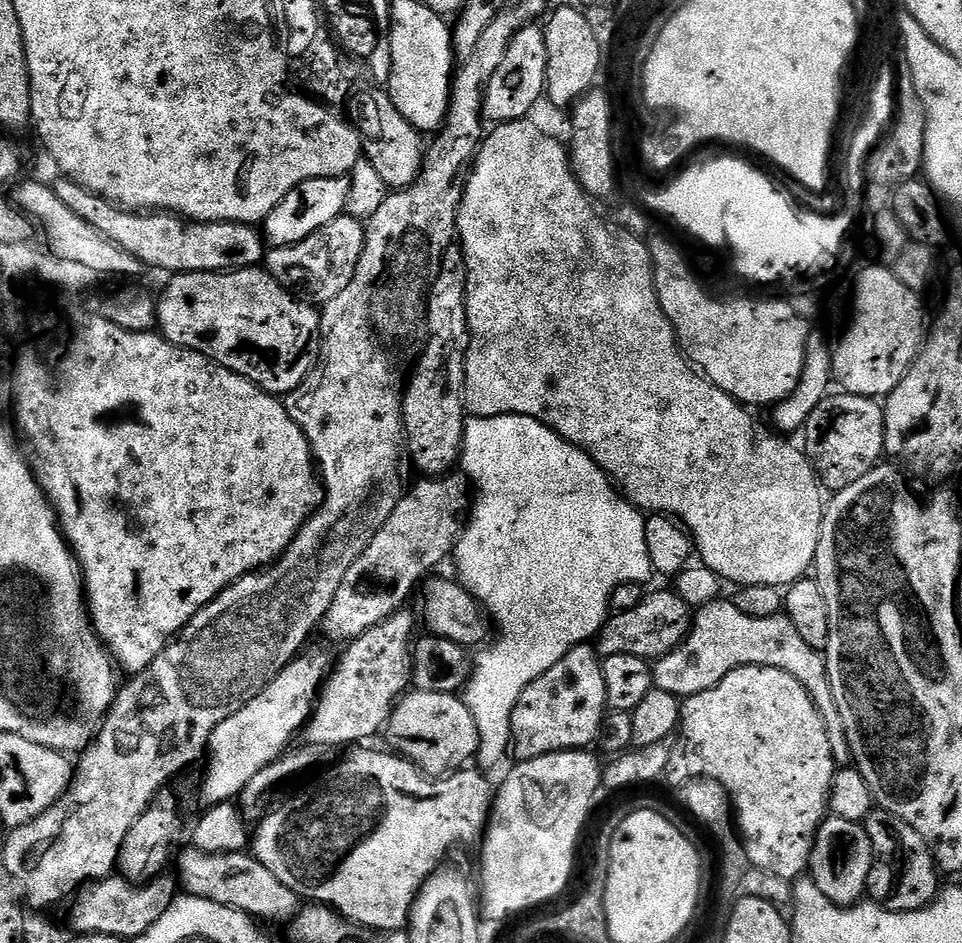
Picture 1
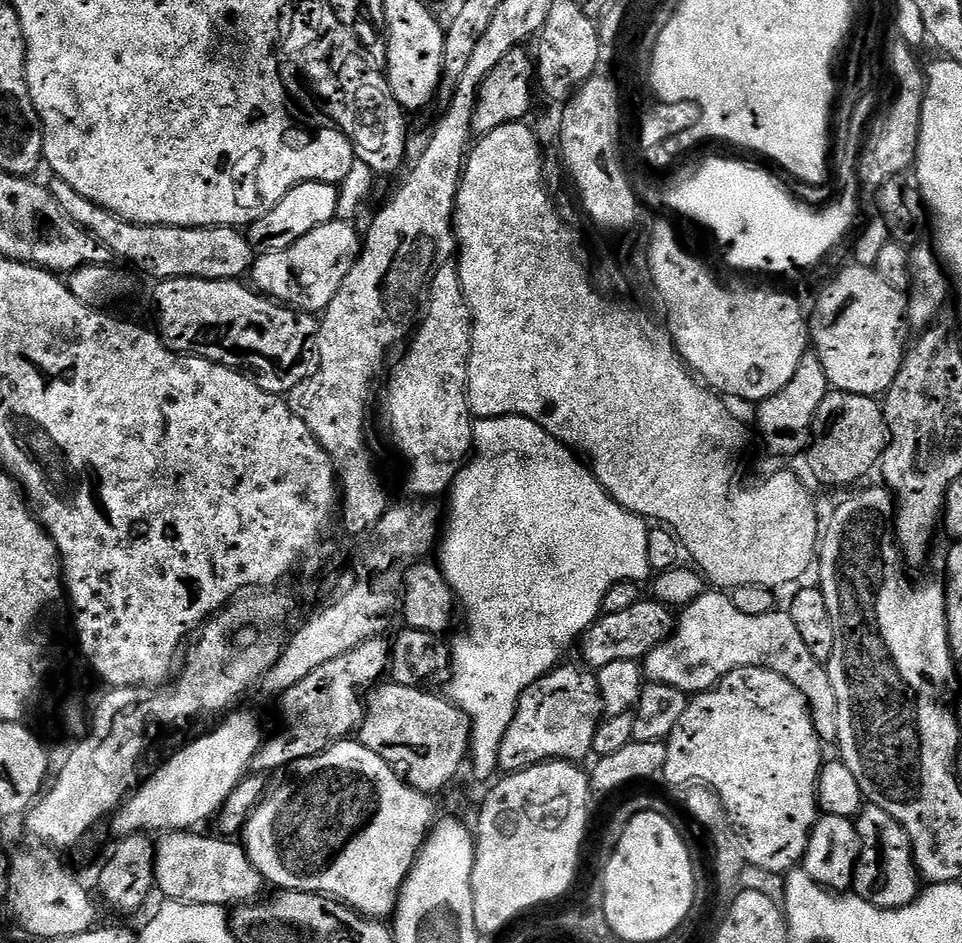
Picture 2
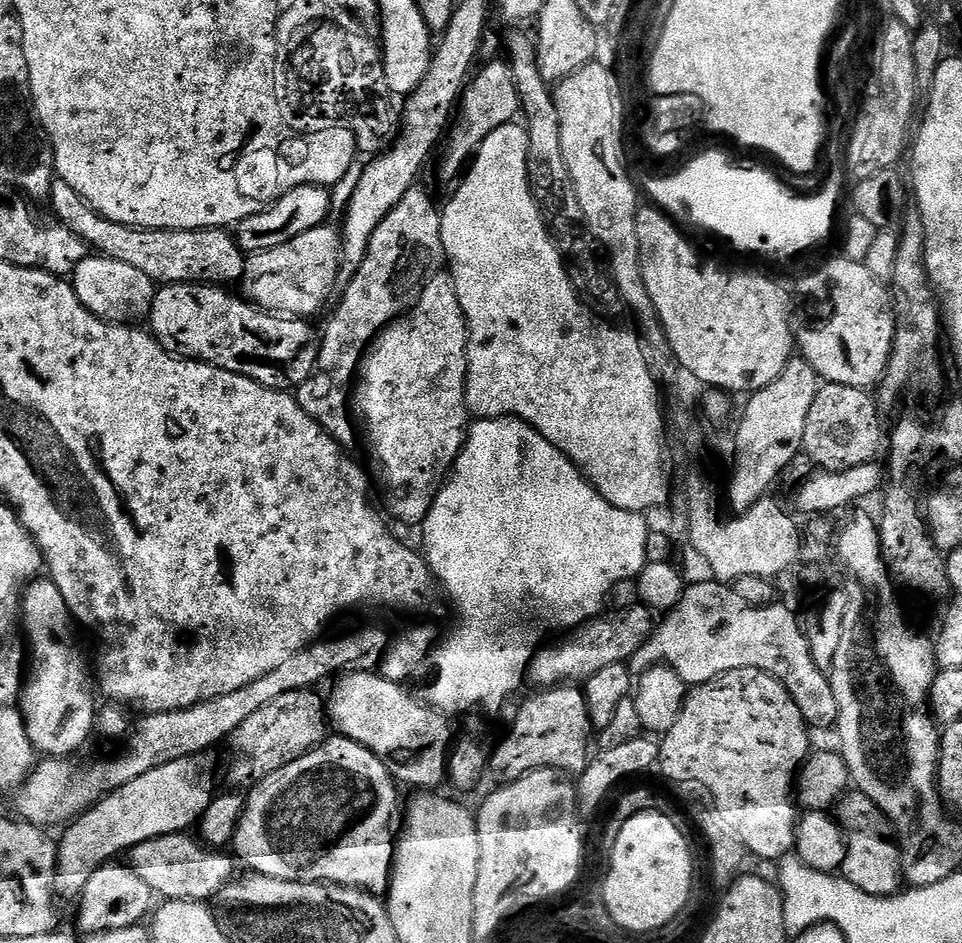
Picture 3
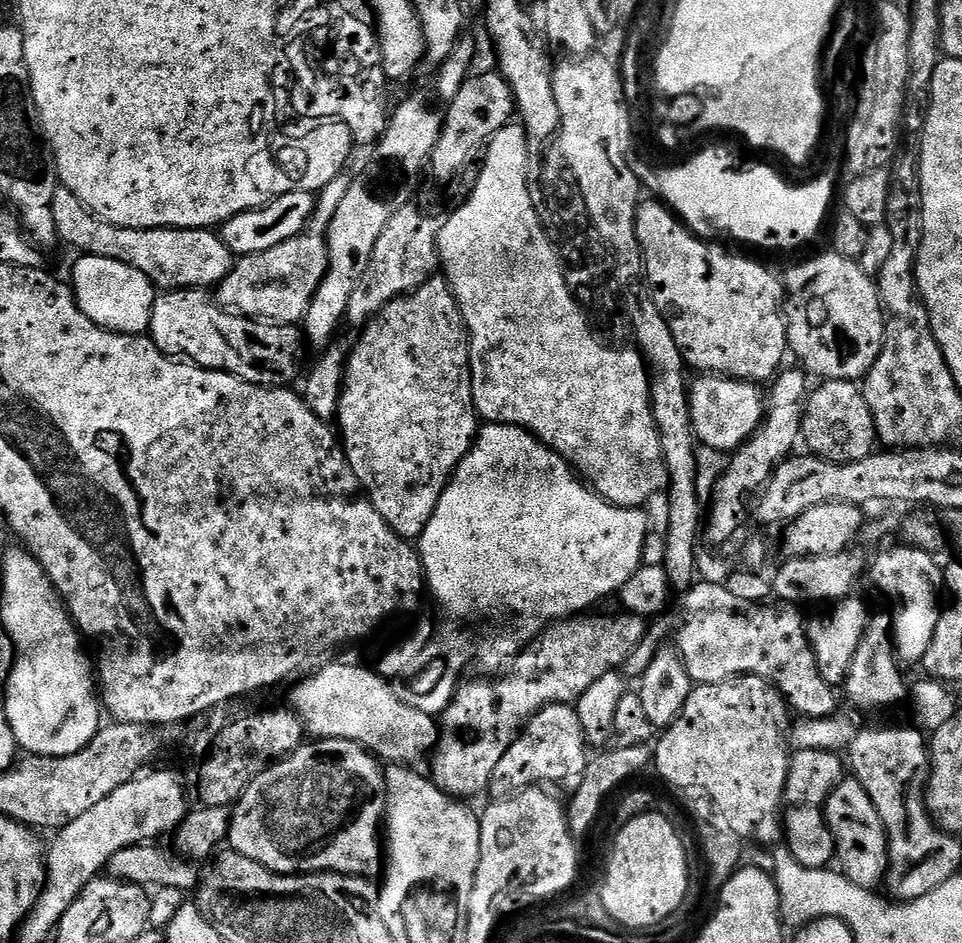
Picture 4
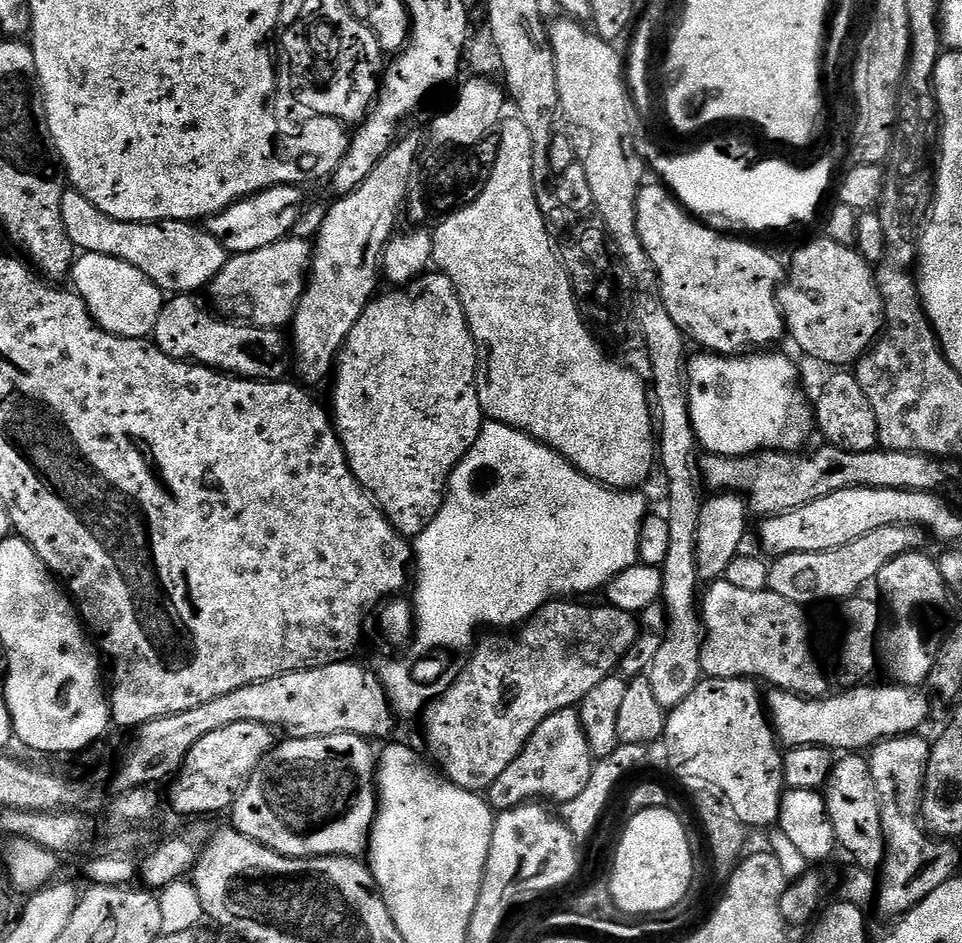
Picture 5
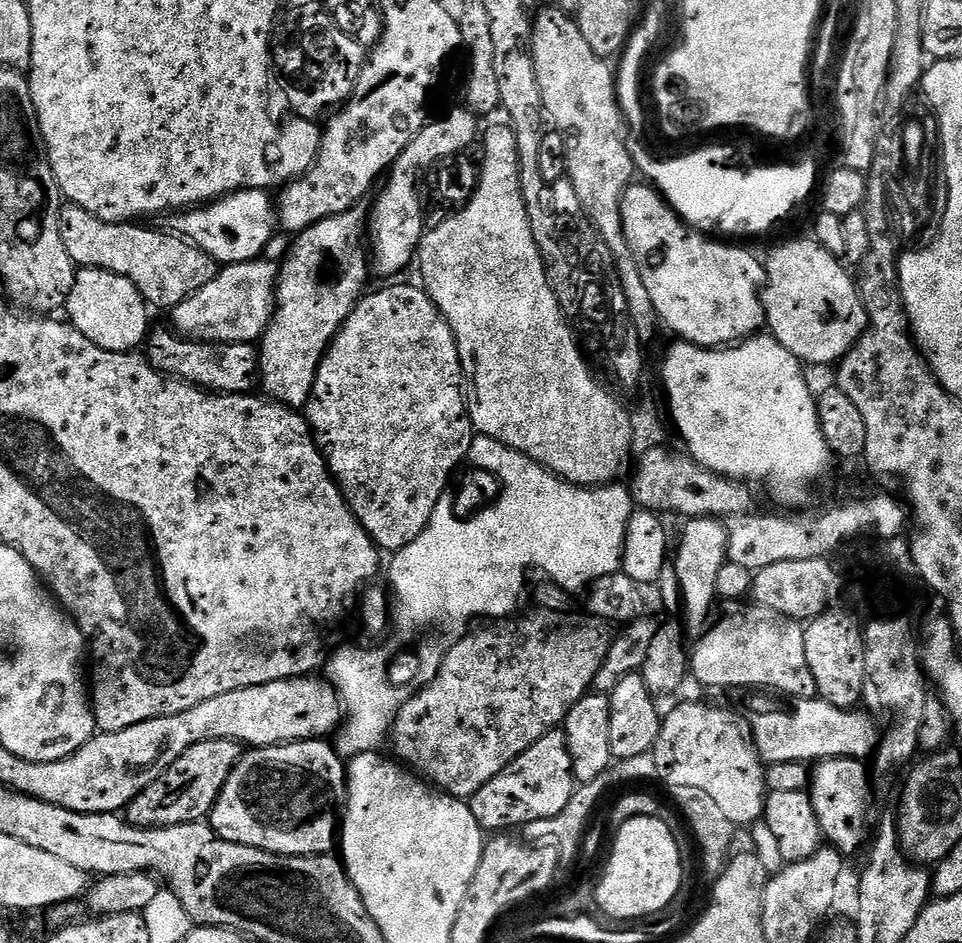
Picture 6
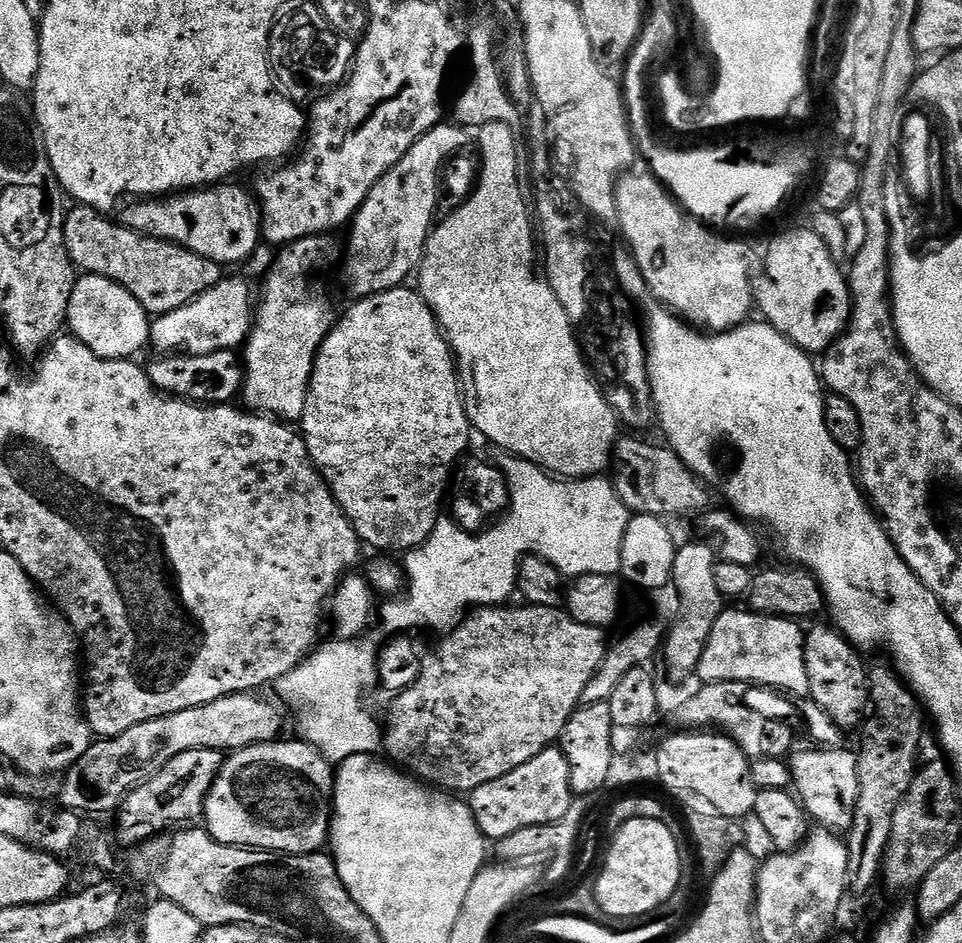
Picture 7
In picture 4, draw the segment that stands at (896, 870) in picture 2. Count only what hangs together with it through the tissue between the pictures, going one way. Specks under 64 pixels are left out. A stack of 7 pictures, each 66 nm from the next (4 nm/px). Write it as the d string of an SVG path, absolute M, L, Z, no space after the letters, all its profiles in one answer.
M855 778L845 779L828 797L822 811L828 817L828 829L836 843L836 856L844 876L863 888L879 889L888 875L888 836L870 794L866 794L866 786Z

